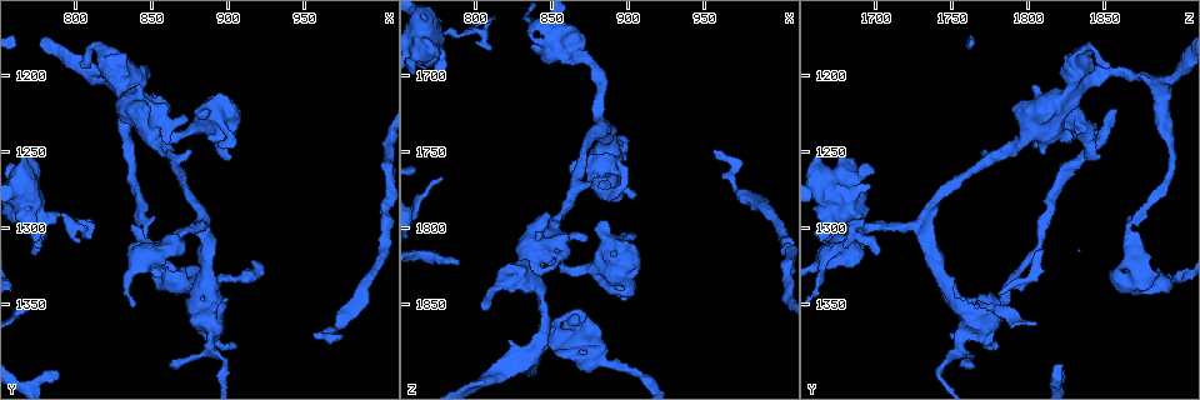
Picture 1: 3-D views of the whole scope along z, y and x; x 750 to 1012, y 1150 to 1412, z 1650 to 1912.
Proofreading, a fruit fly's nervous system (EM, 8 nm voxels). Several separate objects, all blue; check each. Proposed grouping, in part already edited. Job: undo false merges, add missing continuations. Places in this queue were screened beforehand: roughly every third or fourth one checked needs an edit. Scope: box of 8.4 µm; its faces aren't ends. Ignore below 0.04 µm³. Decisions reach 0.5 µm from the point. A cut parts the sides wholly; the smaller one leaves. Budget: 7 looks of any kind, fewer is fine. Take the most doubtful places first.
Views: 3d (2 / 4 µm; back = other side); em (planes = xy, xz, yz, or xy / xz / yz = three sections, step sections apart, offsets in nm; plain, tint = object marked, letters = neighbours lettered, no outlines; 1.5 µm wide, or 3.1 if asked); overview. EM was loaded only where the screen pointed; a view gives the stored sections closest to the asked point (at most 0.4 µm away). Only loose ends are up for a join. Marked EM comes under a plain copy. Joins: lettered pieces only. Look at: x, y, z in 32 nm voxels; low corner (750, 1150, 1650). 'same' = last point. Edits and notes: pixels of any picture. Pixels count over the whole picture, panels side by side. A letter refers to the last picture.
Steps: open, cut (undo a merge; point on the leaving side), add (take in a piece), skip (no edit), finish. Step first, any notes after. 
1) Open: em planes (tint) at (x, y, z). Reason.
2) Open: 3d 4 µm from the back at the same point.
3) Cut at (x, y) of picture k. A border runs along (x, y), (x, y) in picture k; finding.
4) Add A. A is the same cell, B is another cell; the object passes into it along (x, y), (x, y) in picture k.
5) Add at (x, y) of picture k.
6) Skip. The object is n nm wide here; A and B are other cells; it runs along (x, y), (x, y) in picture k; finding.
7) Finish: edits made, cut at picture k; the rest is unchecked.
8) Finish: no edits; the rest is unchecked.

Open: em yz step 8 (letters) at (958, 1368, 1750). Tapers out.

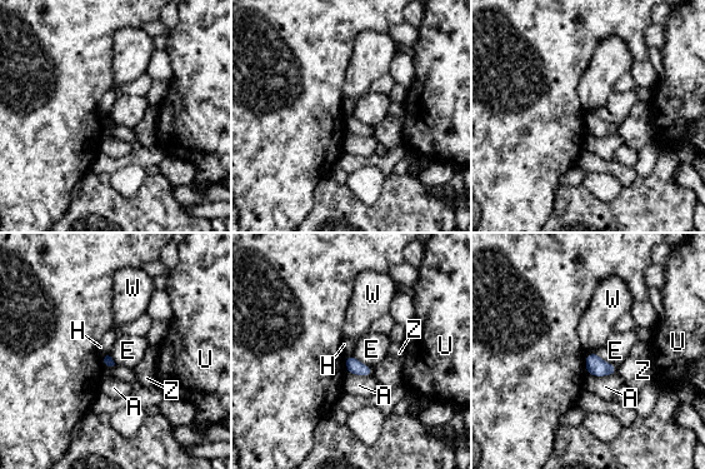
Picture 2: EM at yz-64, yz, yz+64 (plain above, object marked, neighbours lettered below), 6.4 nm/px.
Open: em planes (letters) at the same point. Another direction.

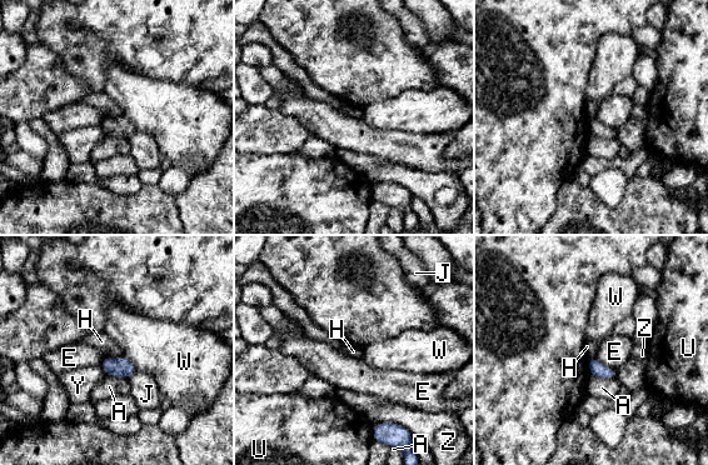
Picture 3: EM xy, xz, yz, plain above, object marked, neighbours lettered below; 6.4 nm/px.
Skip. A, E, H, J, U, W, Y and Z are other cells; a border runs along (121, 354), (108, 356) in picture 3; none of them fits.

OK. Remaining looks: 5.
Open: em planes (letters) at (808, 1296, 1682). Tapers out.

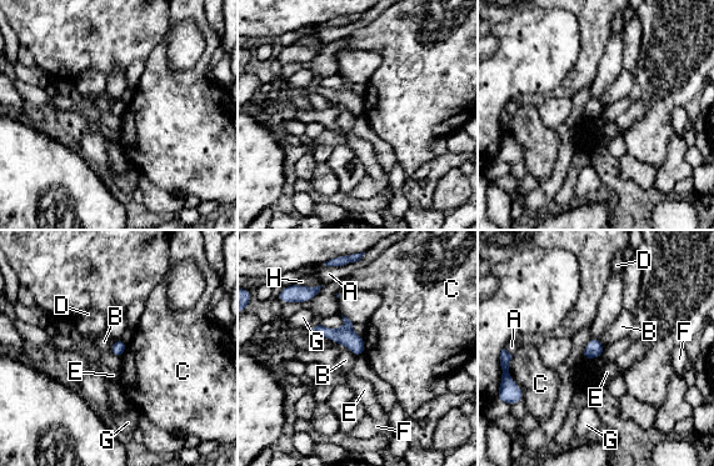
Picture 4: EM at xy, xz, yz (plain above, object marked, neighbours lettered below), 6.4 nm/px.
Skip. A, B, C, D, E, F, G and H are other cells; a border runs along (118, 339), (108, 351) in picture 4; no lettered piece goes on from it.

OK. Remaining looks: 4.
Open: 3d 4 µm at (898, 1250, 1846). An open end.

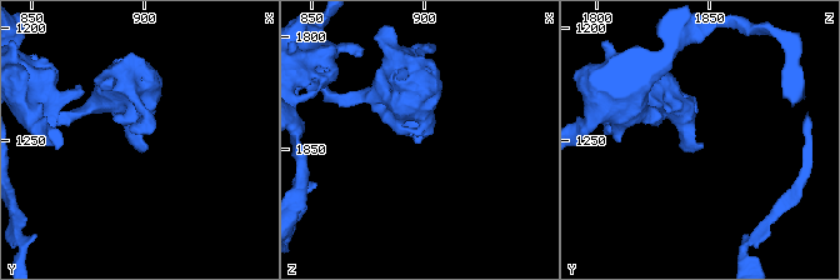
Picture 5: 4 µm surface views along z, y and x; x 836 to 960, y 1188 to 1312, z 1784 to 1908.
Open: em xz step 8 (letters) at (895, 1252, 1847).

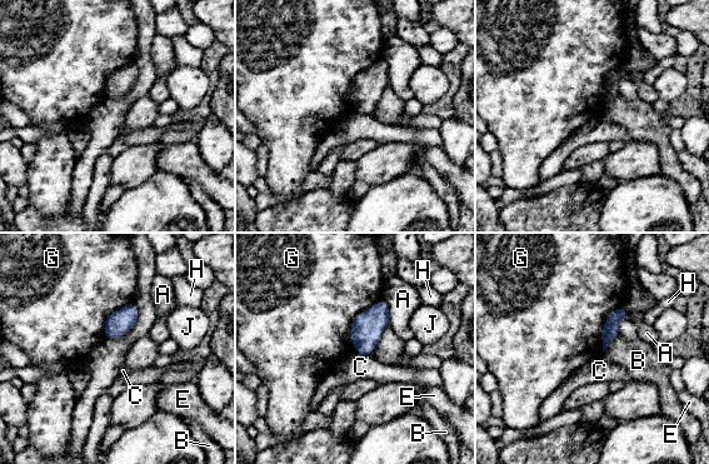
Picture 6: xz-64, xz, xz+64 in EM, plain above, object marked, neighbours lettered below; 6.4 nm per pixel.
Open: em planes (letters) at the same point. Another direction.

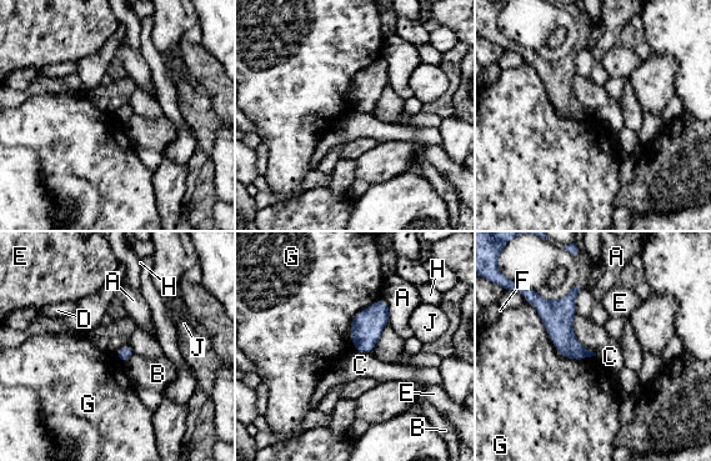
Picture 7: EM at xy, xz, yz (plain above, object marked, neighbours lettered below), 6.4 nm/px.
Skip. A, B, C, D, E, F, G, H and J are other cells; a border runs along (357, 351), (370, 354) in picture 7; none of them fits.

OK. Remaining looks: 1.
Finish: no edits; the rest is unchecked.

